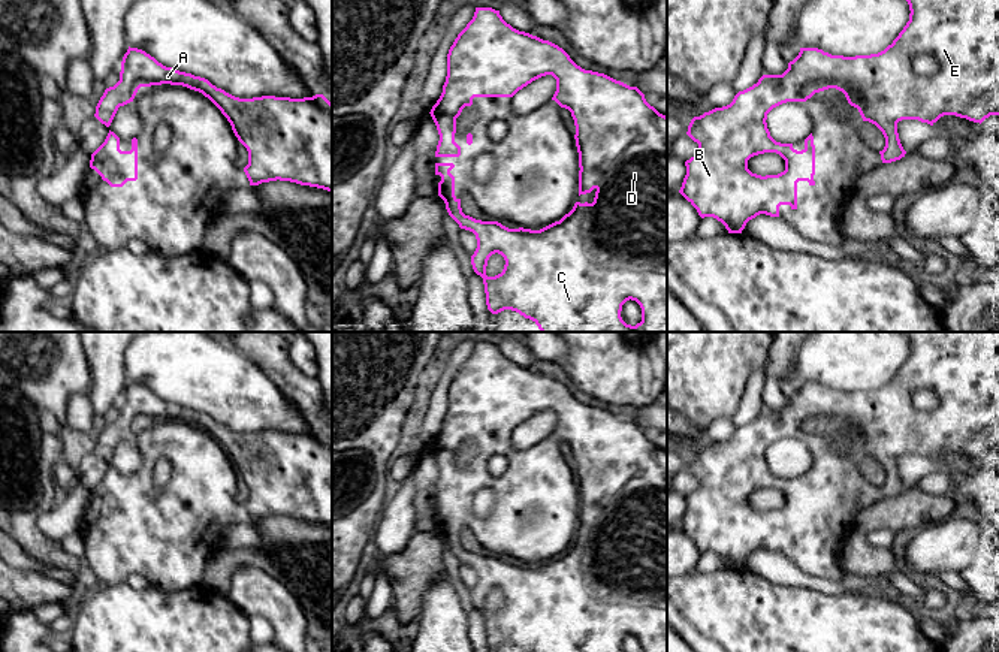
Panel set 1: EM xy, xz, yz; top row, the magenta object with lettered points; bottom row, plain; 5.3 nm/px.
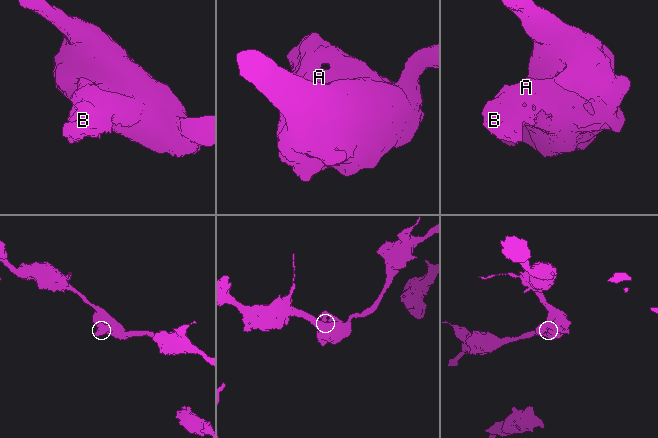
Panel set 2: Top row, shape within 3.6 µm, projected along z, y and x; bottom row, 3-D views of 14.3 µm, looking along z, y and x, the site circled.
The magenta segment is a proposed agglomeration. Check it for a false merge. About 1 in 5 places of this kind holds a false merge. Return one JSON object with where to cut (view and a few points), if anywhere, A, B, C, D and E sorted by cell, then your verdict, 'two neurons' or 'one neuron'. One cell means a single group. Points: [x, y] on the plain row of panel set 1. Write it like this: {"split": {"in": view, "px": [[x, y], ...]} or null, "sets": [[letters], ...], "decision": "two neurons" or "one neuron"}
{"split": null, "sets": [["A", "B", "C", "D", "E"]], "decision": "one neuron"}

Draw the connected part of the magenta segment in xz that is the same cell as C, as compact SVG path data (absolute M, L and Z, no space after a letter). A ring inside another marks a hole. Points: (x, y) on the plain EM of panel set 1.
M476 342L473 354L458 369L447 389L447 411L443 420L443 428L437 438L431 444L431 452L437 461L440 476L437 480L435 492L459 492L461 482L455 477L456 453L461 450L465 441L473 440L474 432L513 432L519 425L531 419L532 416L552 410L556 414L556 426L552 432L561 443L571 447L576 461L576 482L579 488L579 531L591 528L594 523L595 532L592 538L576 537L573 544L565 549L559 556L555 556L540 565L531 564L508 564L498 556L482 556L470 550L465 550L461 543L461 534L455 531L455 511L450 505L455 502L453 498L435 498L435 510L441 511L438 517L438 531L444 535L449 550L459 559L461 564L470 565L476 570L477 583L471 591L471 600L477 610L483 613L486 640L492 649L498 649L504 645L511 645L523 652L621 652L622 640L627 636L636 636L642 643L642 652L667 652L667 452L660 449L651 441L645 429L637 422L630 422L621 416L616 416L604 408L585 405L577 401L570 390L558 380L543 375L525 366L519 366L507 359L500 345L492 342ZM492 589L501 589L505 595L504 604L495 612L486 610L488 595Z

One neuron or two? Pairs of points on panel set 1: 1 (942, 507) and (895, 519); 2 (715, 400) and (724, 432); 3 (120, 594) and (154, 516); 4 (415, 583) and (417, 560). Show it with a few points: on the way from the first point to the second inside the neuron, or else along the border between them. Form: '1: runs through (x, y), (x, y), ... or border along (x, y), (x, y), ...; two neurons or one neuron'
1: runs through (930, 509), (907, 512); one neuron
2: border along (730, 417), (718, 417), (703, 429); two neurons
3: border along (124, 582), (91, 586); two neurons
4: runs through (415, 577), (417, 566); one neuron

